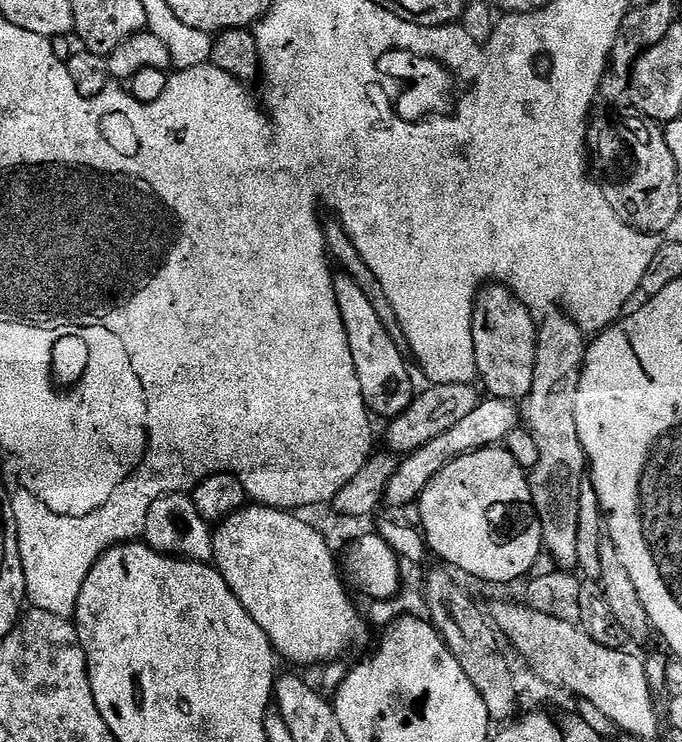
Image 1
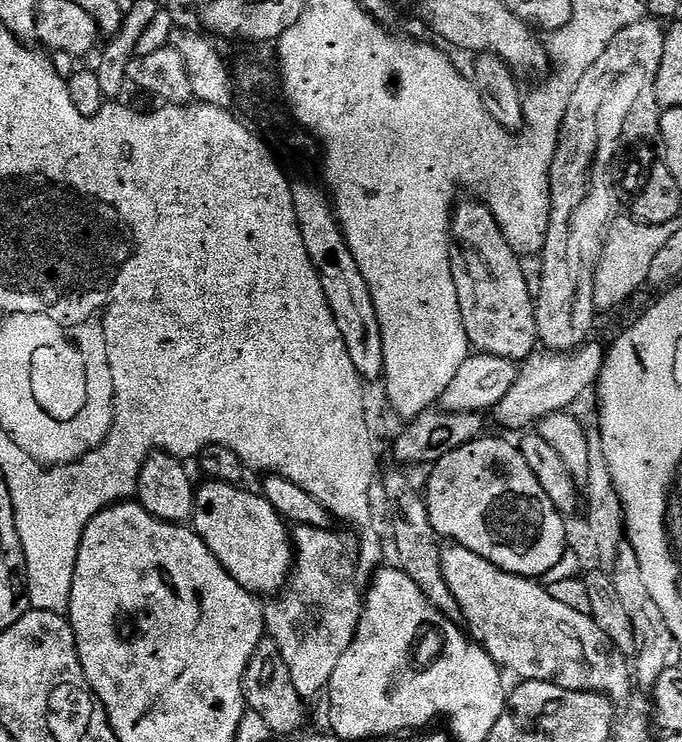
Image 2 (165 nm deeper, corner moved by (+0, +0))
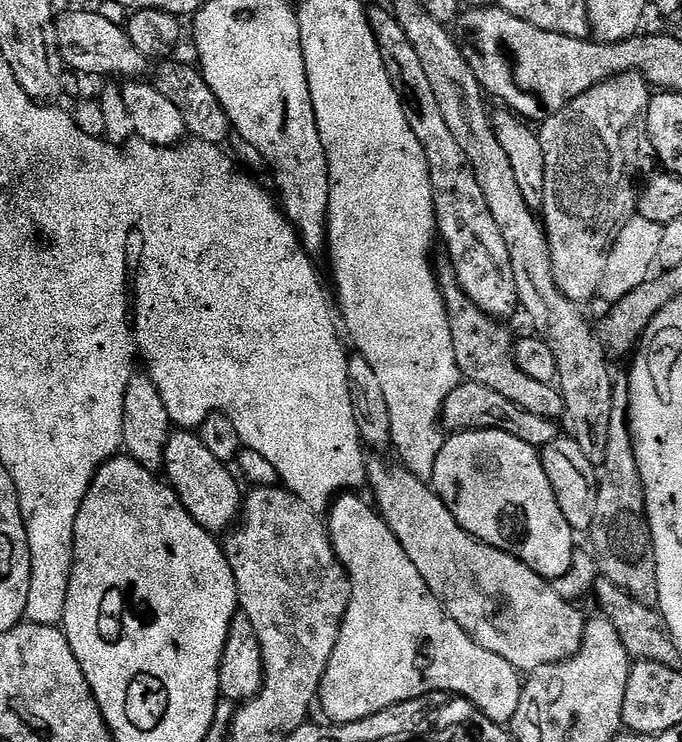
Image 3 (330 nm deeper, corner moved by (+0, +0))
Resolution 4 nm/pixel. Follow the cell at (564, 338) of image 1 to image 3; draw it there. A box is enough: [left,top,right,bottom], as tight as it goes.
[539,72,656,306]

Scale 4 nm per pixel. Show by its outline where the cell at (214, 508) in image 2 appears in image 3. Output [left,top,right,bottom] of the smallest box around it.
[163,430,242,534]

